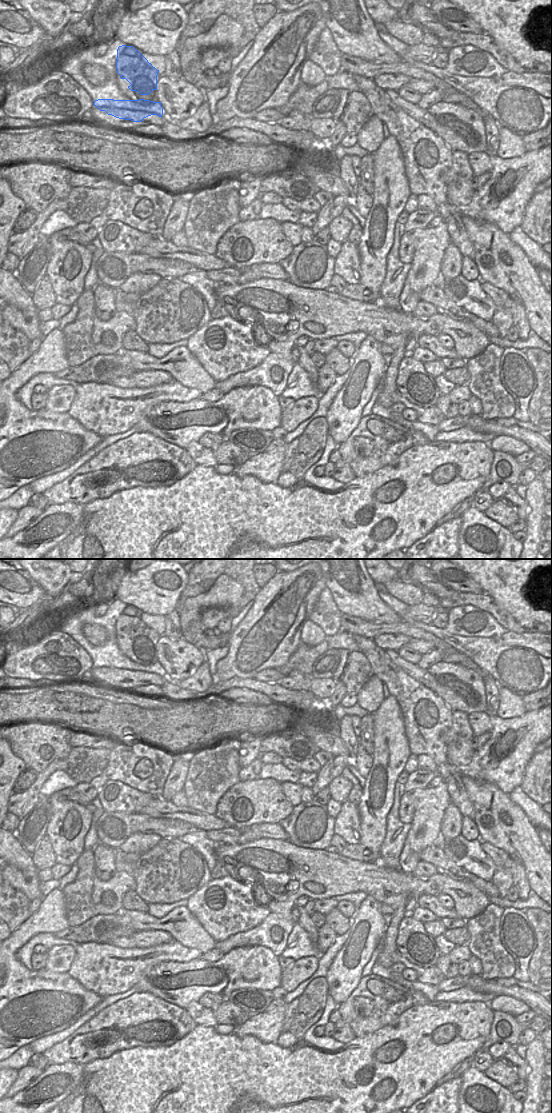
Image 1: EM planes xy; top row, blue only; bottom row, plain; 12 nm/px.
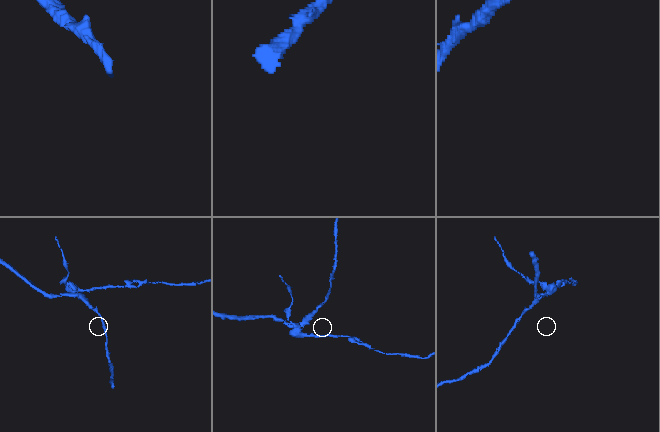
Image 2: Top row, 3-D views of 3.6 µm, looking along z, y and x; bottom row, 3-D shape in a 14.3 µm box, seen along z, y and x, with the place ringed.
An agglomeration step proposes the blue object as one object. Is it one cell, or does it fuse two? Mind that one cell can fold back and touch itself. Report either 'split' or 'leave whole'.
split

